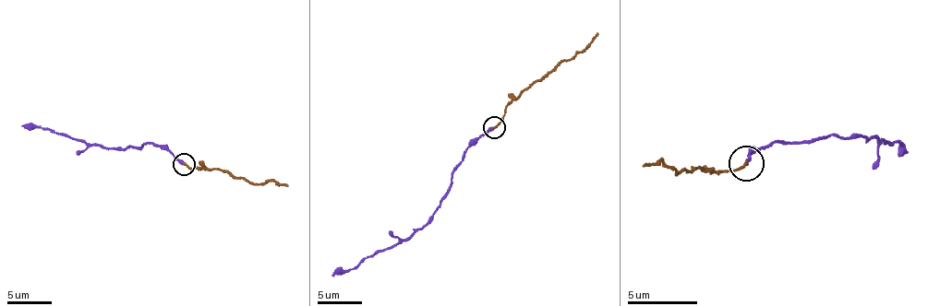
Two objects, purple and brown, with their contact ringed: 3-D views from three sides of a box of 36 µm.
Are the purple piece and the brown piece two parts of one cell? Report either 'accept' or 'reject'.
accept

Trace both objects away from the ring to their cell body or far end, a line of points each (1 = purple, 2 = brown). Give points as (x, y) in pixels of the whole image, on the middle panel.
1: (494, 126), (474, 139), (449, 192), (425, 225), (350, 270), (336, 270), (331, 276)
2: (494, 126), (511, 101), (566, 60), (582, 52), (598, 32)

